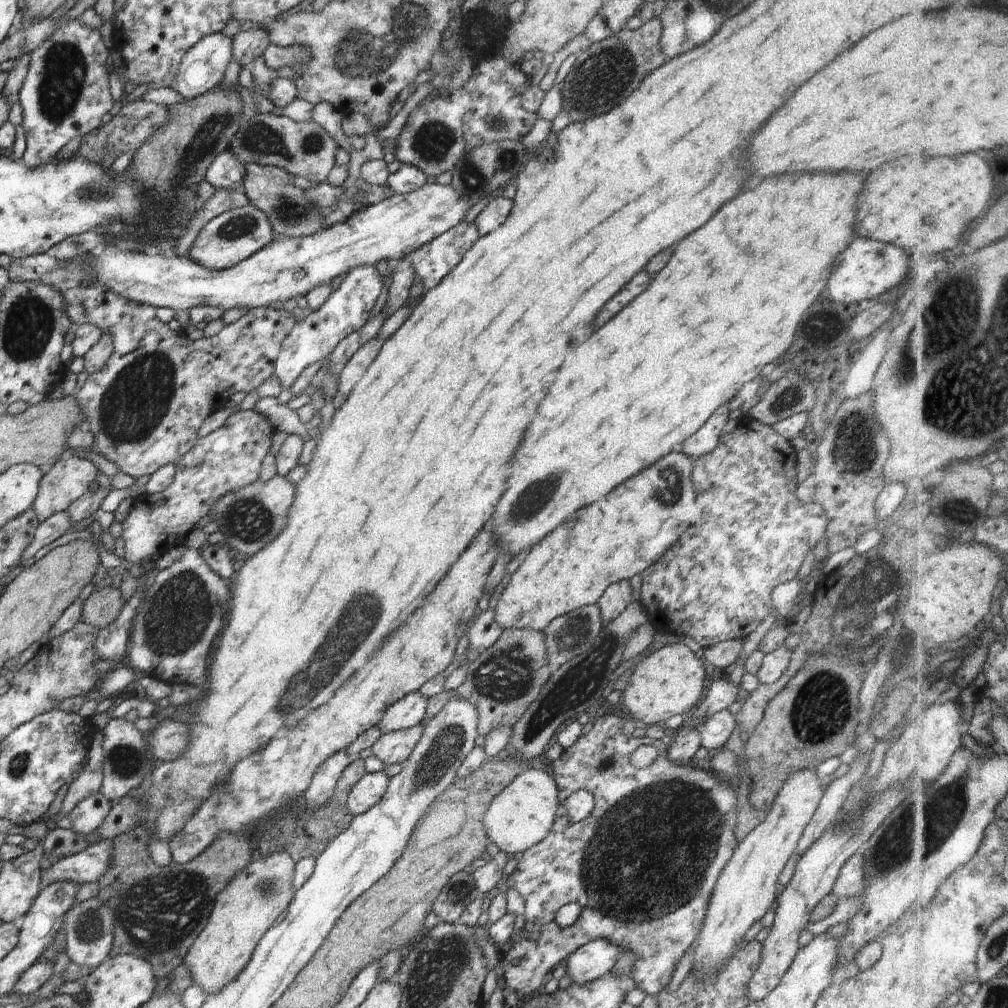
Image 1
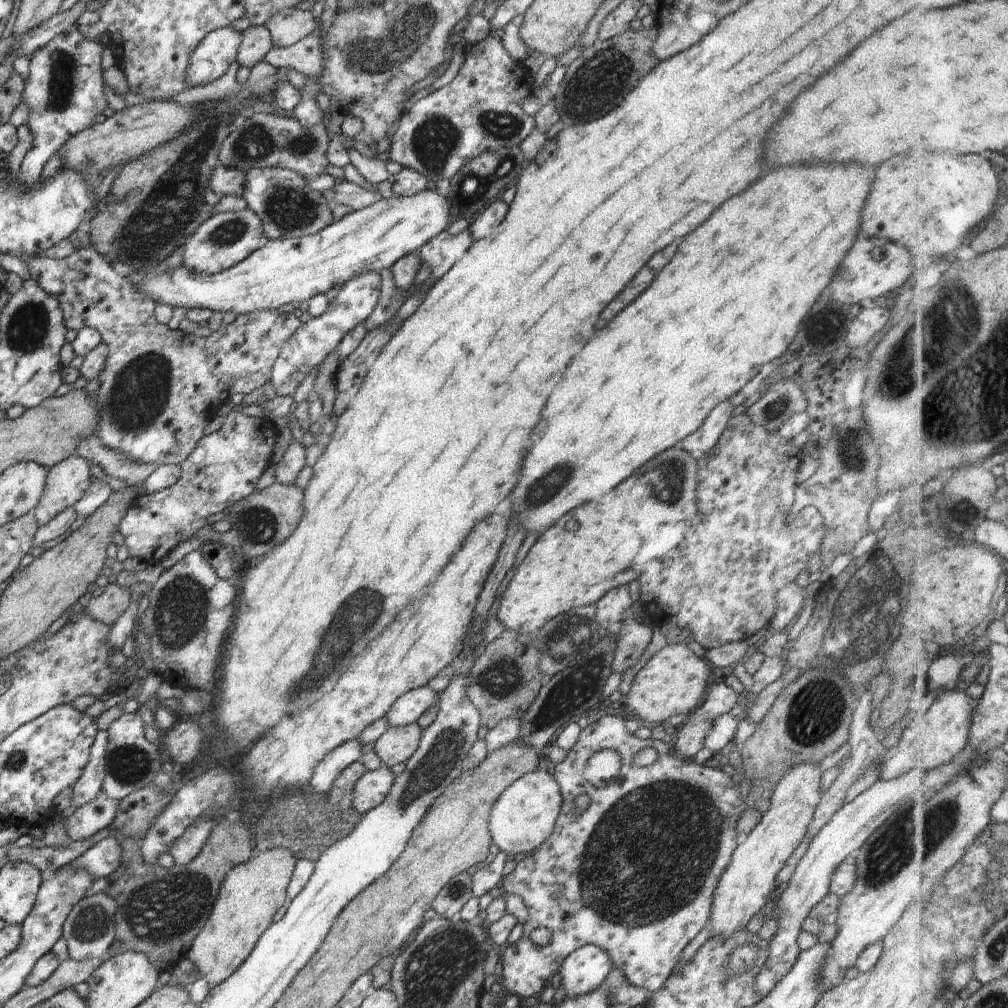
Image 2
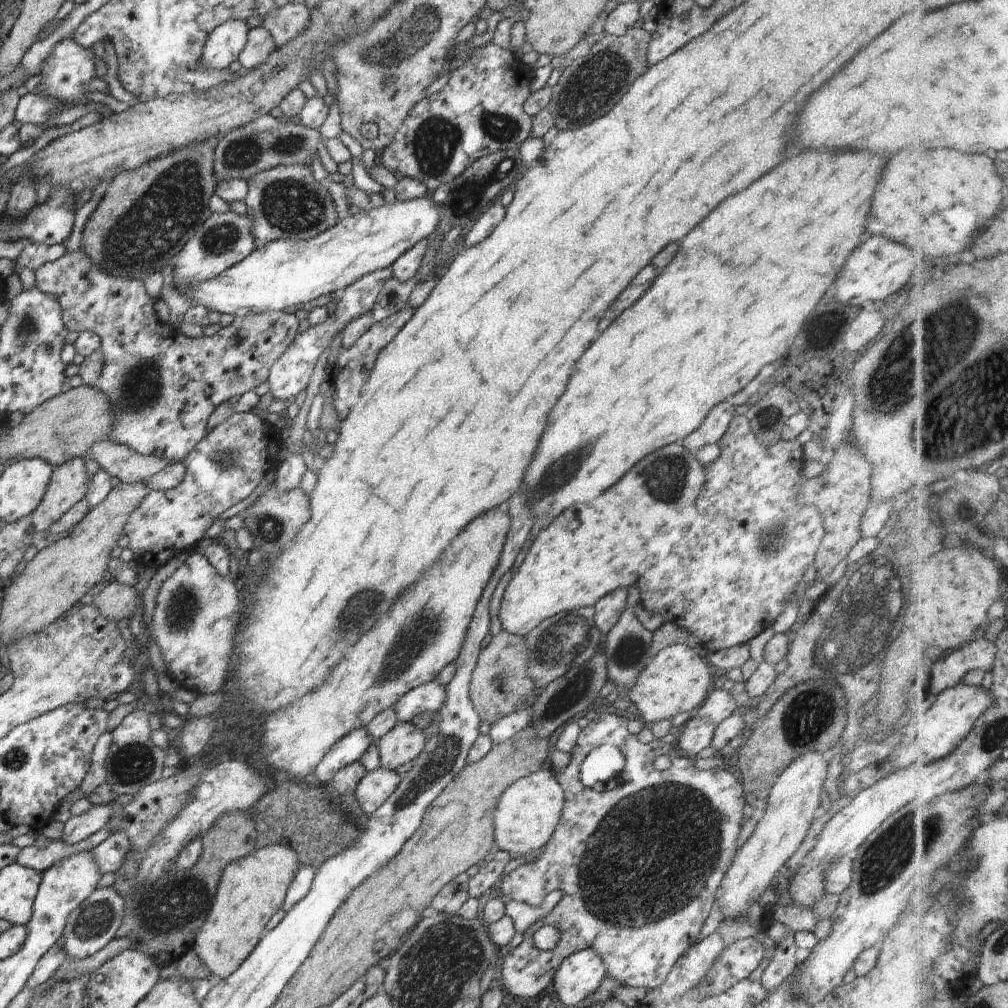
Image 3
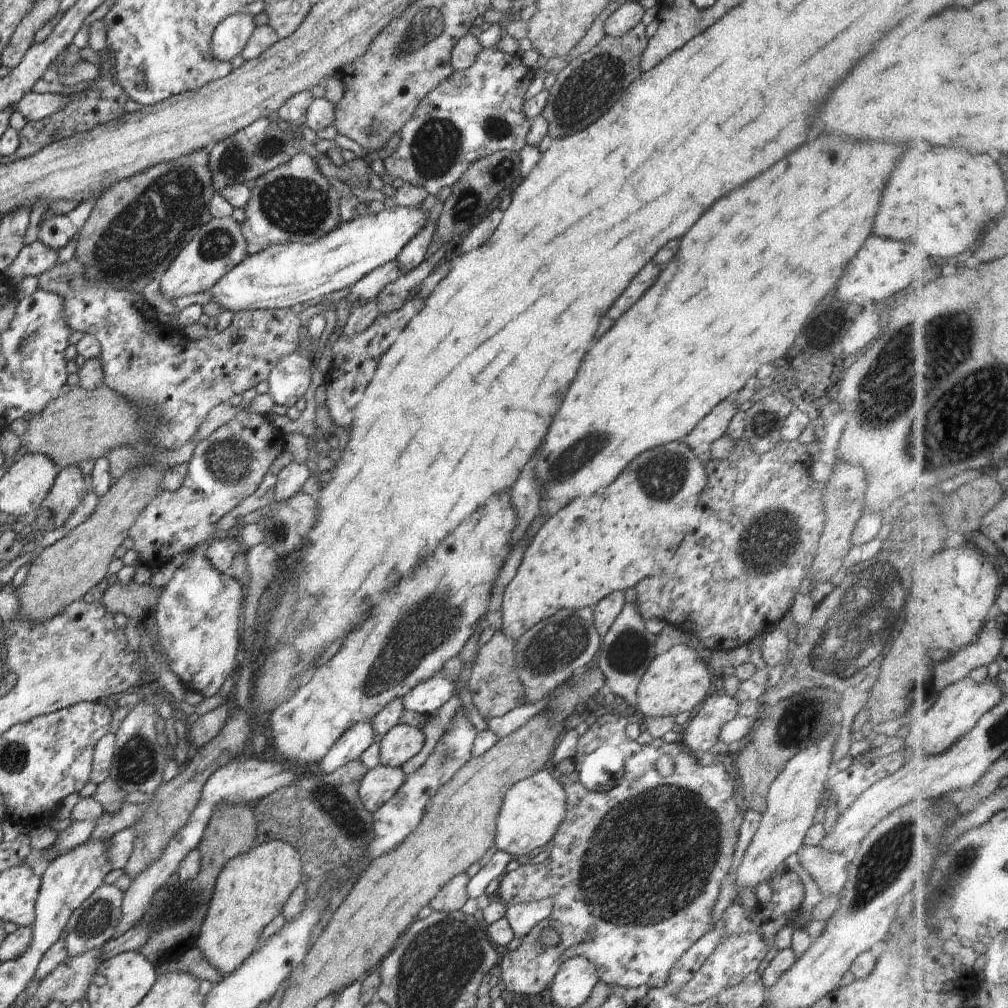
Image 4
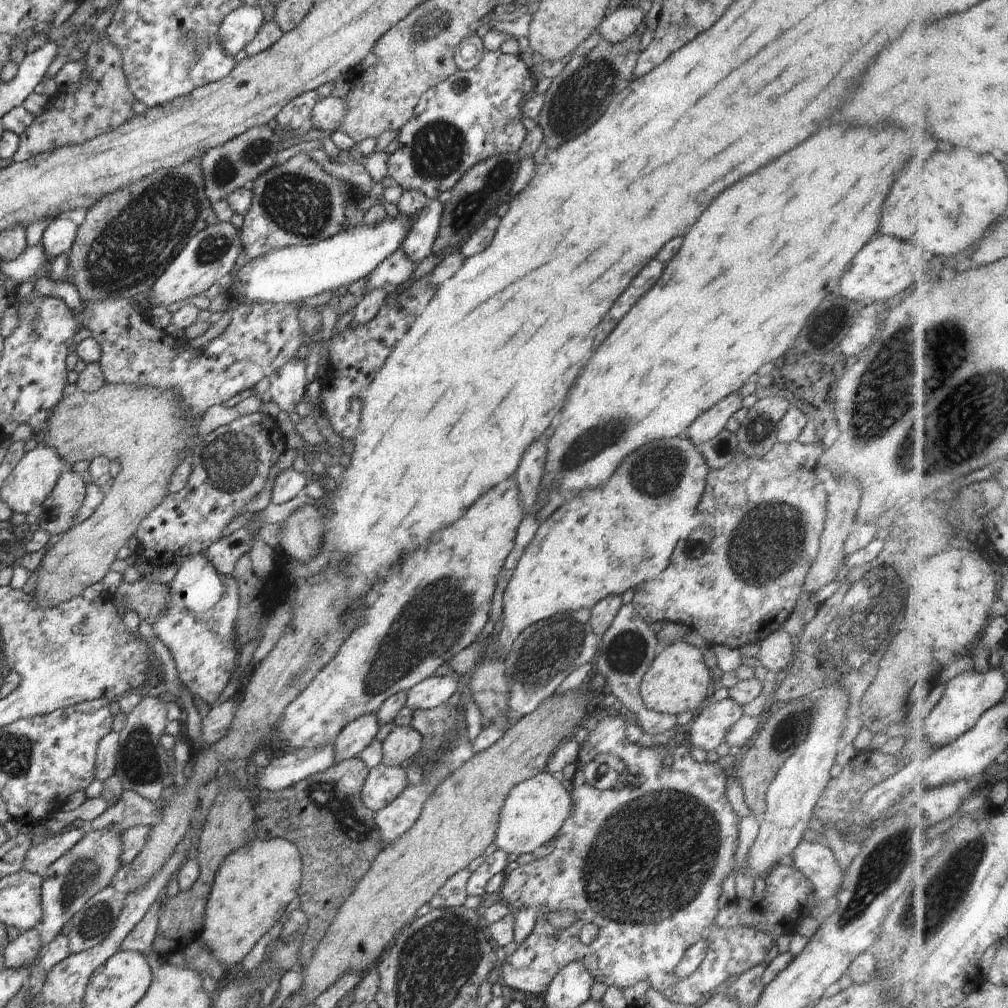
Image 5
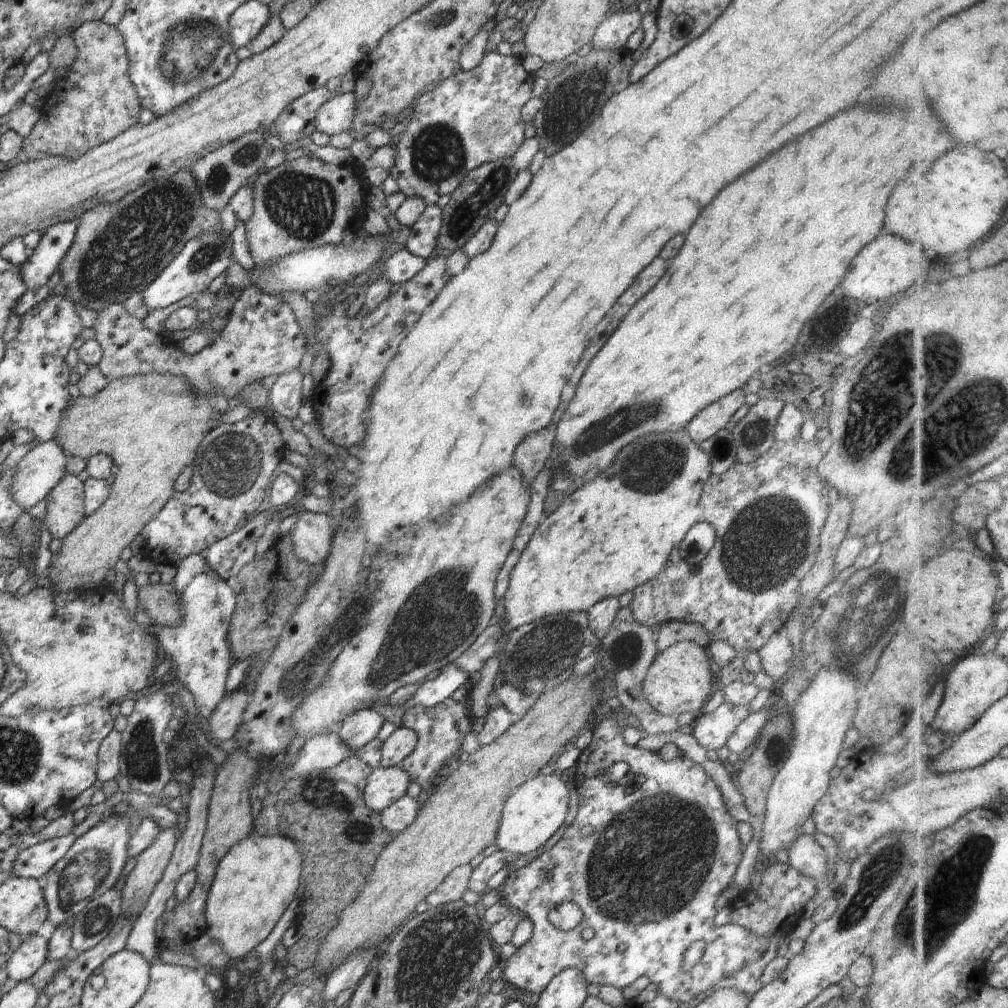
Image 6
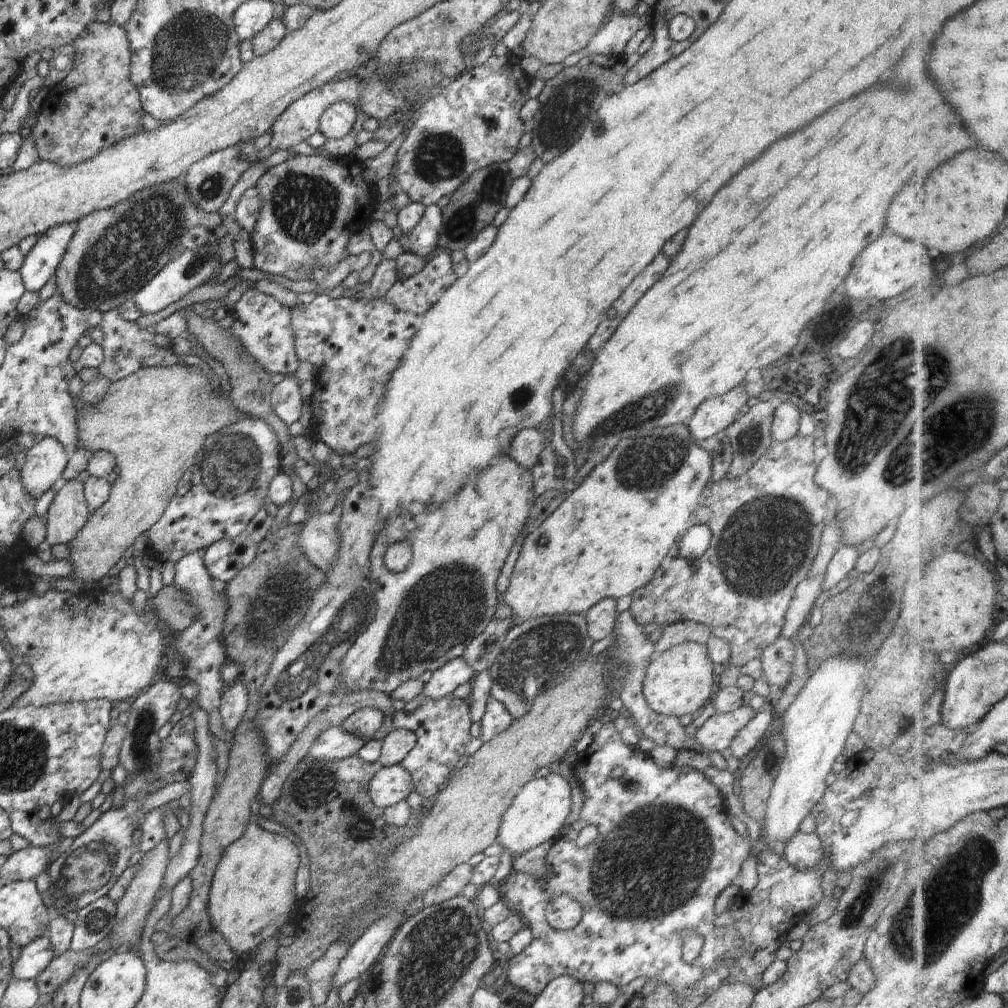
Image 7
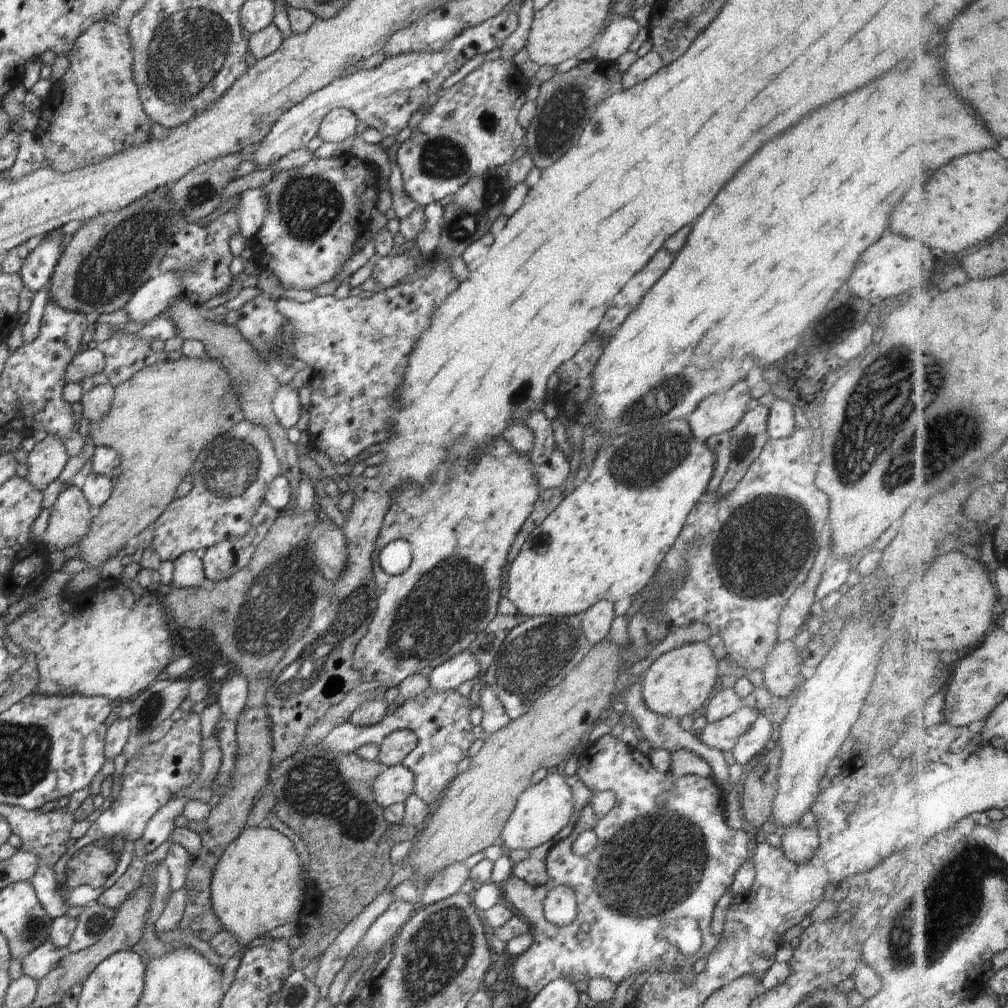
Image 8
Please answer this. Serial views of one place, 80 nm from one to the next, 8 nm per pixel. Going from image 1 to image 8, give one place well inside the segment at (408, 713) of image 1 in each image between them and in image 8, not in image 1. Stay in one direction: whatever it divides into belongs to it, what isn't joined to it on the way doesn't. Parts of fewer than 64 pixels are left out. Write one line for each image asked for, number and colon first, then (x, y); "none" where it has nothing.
2: (410, 706)
3: (428, 698)
4: (426, 698)
5: (436, 690)
6: (430, 693)
7: (445, 680)
8: (462, 667)

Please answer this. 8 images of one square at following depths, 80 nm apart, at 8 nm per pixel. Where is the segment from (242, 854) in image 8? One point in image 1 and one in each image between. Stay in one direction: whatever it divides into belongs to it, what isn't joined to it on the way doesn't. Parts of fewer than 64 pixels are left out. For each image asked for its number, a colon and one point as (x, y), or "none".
1: (248, 906)
2: (251, 893)
3: (251, 890)
4: (251, 890)
5: (254, 885)
6: (255, 882)
7: (252, 893)

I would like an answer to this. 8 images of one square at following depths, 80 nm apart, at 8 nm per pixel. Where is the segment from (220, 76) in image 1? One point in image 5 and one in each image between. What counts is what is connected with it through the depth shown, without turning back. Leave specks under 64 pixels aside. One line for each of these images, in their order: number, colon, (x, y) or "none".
2: (210, 60)
3: (225, 43)
4: (229, 38)
5: (238, 29)

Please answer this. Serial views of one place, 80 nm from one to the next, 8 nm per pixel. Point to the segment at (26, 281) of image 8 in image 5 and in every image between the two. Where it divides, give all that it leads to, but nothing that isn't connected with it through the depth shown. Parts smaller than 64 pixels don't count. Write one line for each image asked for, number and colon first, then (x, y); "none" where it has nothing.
5: (59, 236)
6: (56, 240)
7: (40, 264)

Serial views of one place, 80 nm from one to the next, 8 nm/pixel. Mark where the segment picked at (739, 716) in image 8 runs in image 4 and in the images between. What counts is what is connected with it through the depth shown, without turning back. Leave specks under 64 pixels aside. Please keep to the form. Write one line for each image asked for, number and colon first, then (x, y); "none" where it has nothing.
4: (702, 733)
5: (707, 732)
6: (712, 731)
7: (716, 734)

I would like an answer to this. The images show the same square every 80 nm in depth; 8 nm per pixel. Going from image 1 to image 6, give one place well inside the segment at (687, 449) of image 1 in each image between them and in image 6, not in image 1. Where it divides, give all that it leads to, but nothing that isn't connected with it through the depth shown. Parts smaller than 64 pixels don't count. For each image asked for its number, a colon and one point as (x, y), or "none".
2: (699, 442)
3: (714, 426)
4: (714, 424)
5: (707, 426)
6: (715, 417)

